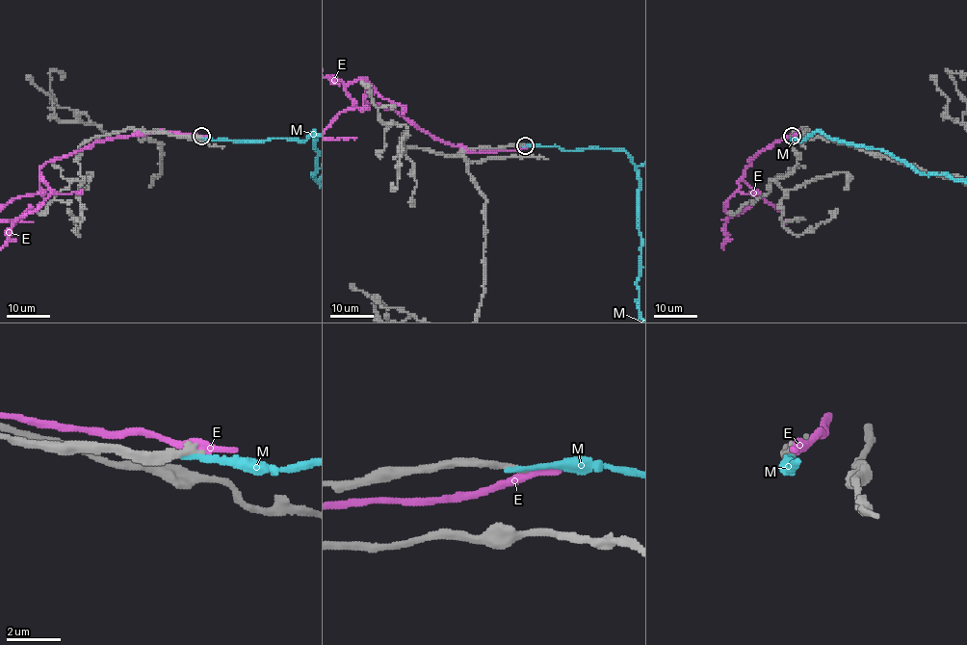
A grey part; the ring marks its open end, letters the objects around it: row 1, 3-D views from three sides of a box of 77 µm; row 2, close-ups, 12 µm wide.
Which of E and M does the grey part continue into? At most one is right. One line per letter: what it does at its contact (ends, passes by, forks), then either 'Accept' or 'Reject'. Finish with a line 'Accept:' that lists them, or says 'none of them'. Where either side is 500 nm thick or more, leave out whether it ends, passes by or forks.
E: It passes by. Reject
M: It ends there. Reject
Accept: none of them

